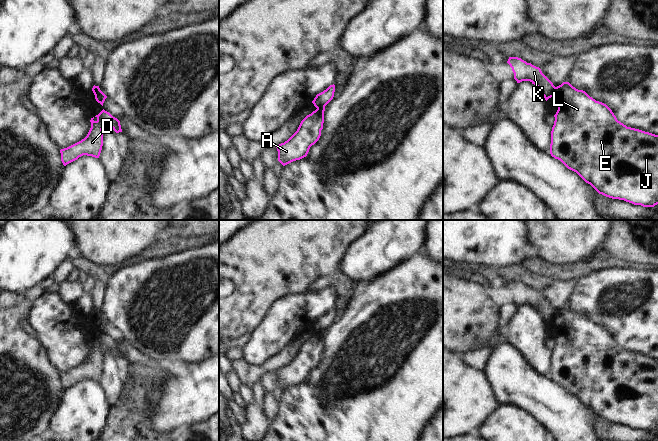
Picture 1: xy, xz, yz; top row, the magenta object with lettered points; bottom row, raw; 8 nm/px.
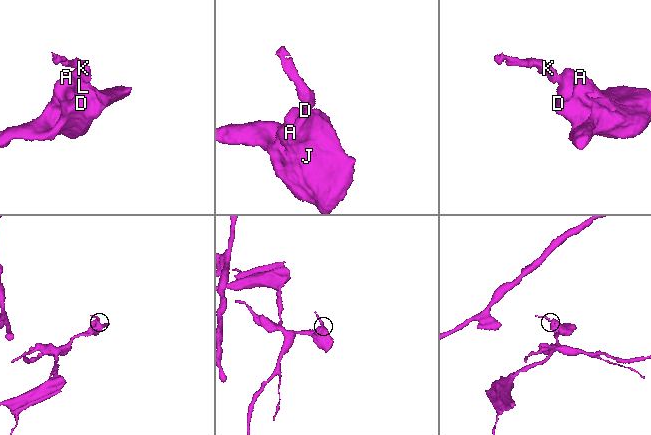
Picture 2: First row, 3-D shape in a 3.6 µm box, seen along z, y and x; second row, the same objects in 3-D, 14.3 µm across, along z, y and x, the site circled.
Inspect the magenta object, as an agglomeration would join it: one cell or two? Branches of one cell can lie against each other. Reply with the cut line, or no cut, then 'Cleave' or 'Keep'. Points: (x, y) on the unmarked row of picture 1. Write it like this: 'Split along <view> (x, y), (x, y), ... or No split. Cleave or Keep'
Split along yz (556, 311), (551, 320). Cleave.

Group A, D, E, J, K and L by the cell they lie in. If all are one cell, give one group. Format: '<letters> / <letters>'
A D E J L / K

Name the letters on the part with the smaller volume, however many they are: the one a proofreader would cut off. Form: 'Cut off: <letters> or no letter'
Cut off: K

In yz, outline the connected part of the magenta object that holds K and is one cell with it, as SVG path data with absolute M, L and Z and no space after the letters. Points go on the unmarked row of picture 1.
M509 281L507 287L512 292L514 303L517 307L530 305L539 312L546 325L553 320L556 311L542 297L539 291L527 287L518 281Z

